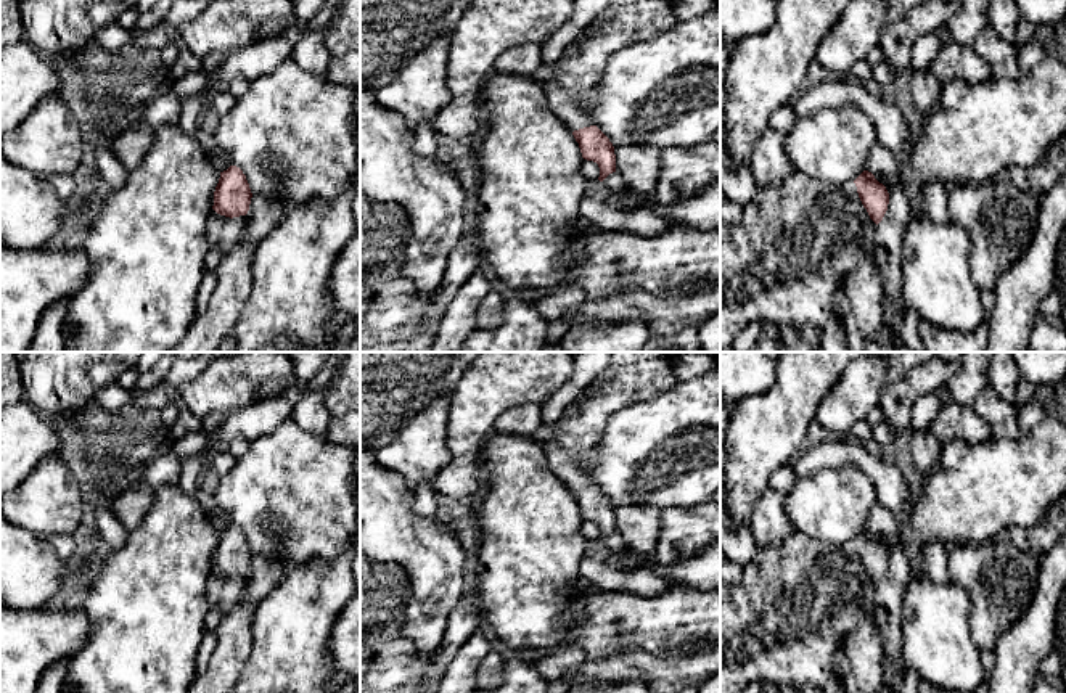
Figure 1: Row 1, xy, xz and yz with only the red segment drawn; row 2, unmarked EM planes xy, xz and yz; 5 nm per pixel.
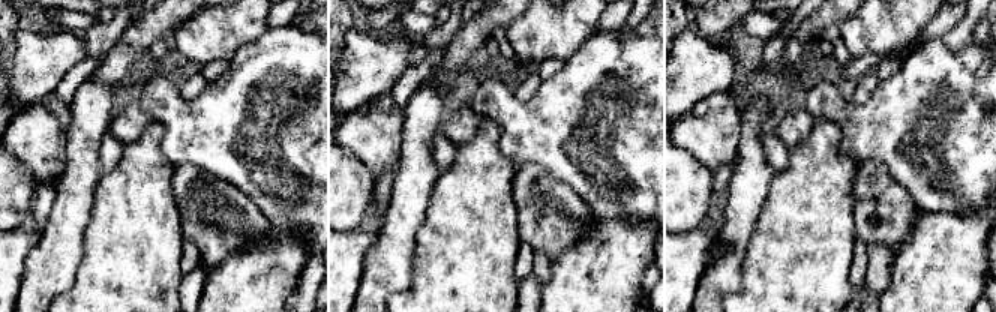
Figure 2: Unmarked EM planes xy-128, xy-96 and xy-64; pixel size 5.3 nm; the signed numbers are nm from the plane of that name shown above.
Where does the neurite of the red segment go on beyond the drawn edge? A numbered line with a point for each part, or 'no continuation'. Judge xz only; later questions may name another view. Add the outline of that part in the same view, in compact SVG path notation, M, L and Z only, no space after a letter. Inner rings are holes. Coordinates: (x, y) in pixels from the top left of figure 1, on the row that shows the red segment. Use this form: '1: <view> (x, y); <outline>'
1: xz (569, 92); M611 0L609 6L580 32L577 50L558 58L558 69L543 82L543 90L548 108L571 132L595 125L588 111L595 105L593 92L603 79L608 58L637 40L654 37L679 24L674 3L675 0Z

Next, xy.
1: xy (222, 233); M212 209L206 223L209 248L220 251L223 256L228 254L240 243L244 227L246 215L230 219Z

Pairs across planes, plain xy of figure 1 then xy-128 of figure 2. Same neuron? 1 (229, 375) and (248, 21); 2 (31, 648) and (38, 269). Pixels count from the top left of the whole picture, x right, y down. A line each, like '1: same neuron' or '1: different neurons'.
1: same neuron
2: different neurons

